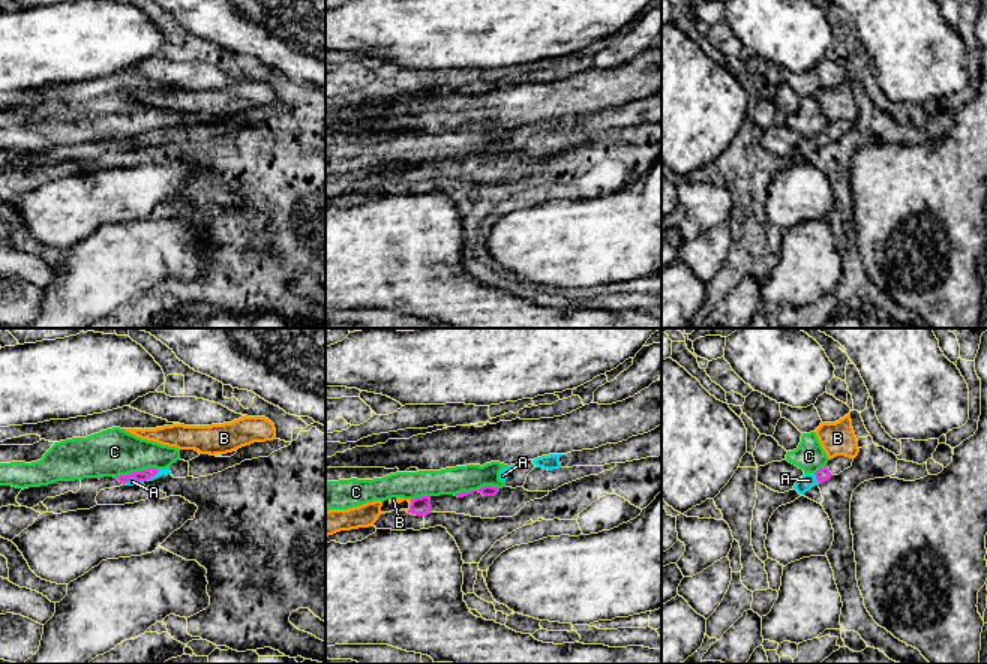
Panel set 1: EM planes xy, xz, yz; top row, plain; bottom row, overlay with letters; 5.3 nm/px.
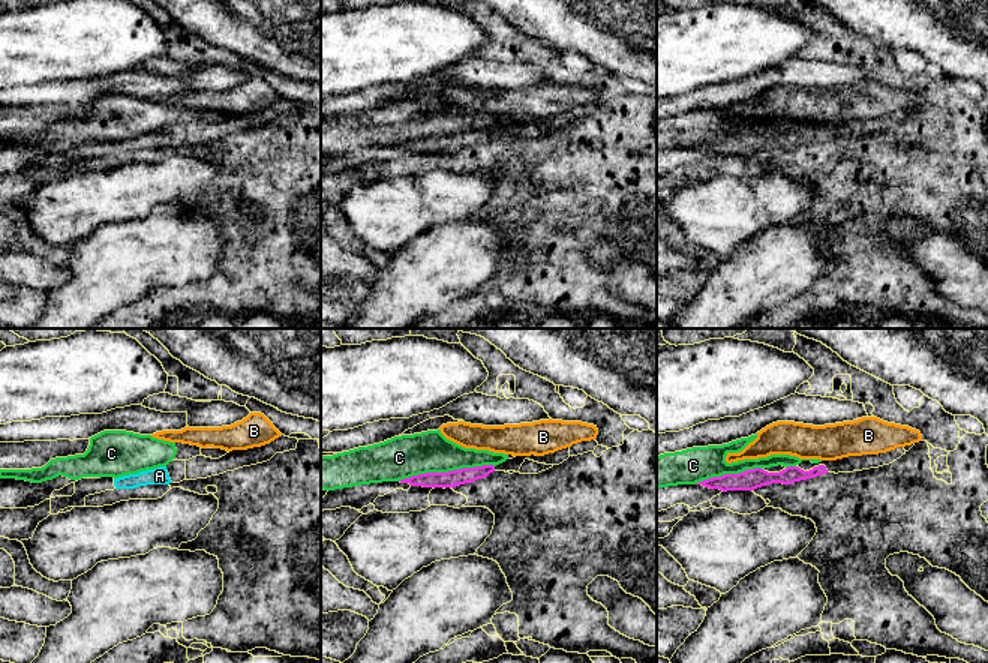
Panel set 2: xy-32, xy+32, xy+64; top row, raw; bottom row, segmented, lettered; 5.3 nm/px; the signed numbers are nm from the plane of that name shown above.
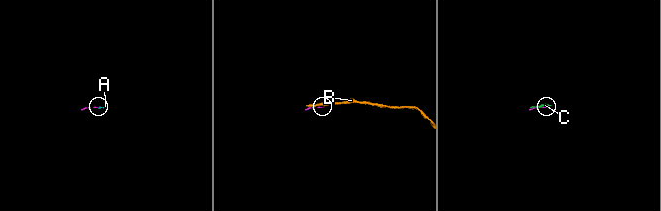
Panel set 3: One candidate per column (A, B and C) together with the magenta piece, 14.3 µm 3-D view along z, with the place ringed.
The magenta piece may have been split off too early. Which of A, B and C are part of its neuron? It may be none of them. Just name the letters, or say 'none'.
A

